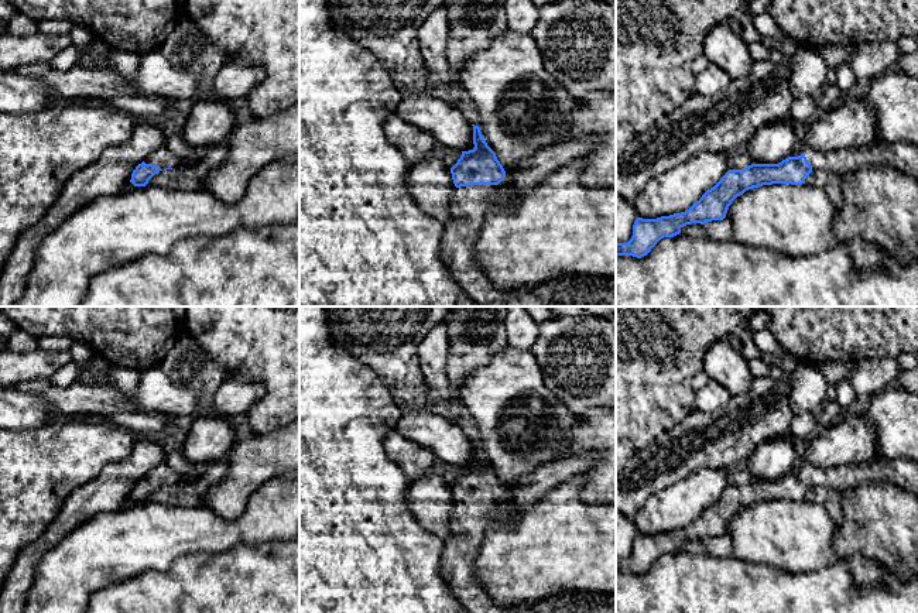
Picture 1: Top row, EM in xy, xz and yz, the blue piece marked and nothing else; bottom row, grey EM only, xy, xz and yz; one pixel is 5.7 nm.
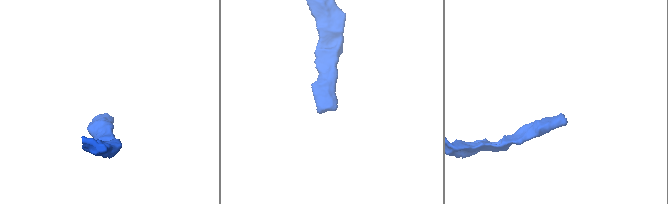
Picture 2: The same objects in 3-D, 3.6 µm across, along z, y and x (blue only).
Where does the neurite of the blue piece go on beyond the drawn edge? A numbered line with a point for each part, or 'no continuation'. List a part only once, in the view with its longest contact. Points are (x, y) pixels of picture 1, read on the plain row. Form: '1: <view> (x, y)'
1: xz (468, 524)

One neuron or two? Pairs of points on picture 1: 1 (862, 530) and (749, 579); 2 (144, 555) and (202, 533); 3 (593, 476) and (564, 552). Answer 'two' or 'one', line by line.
1: two
2: one
3: two

